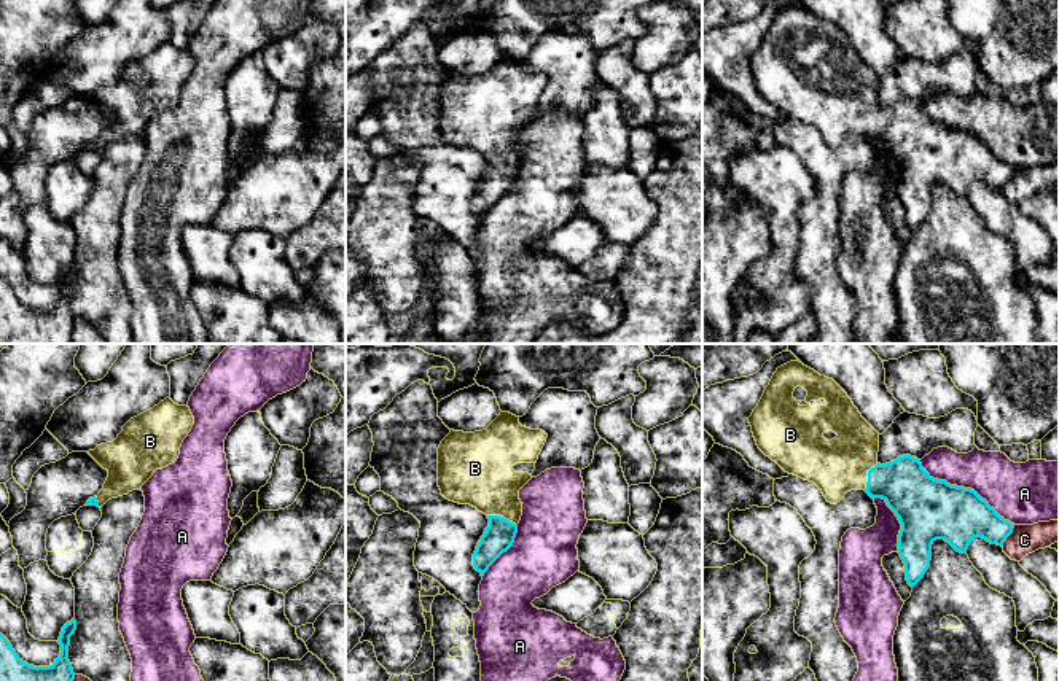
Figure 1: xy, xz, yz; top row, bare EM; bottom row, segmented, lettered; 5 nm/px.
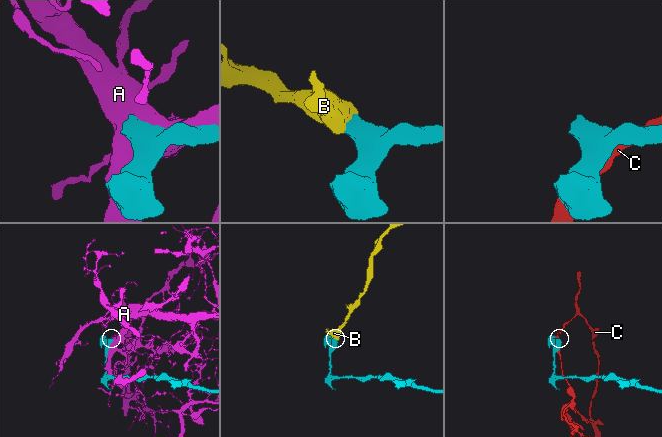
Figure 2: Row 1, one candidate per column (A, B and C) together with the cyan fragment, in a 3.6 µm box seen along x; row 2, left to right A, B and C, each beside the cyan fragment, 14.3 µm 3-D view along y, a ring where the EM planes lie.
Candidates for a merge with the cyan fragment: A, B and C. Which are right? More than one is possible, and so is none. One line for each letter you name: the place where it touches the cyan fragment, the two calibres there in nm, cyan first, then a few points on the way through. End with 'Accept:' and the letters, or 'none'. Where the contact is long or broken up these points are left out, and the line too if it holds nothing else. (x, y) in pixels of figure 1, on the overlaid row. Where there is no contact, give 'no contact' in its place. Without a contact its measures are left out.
B: xz (502, 517) | 160/320 nm | across xz (499, 537), (502, 517), (502, 505), (481, 474)
Accept: B

